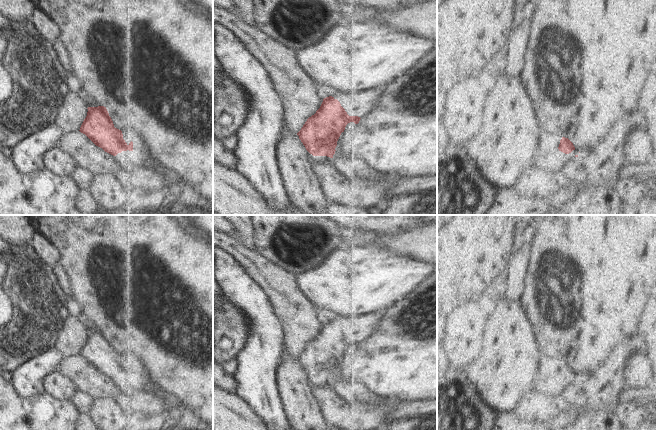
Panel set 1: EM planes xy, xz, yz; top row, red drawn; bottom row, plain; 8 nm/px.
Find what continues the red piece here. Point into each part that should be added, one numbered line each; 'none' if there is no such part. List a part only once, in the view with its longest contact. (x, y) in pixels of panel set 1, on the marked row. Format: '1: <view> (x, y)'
1: xy (141, 147)

